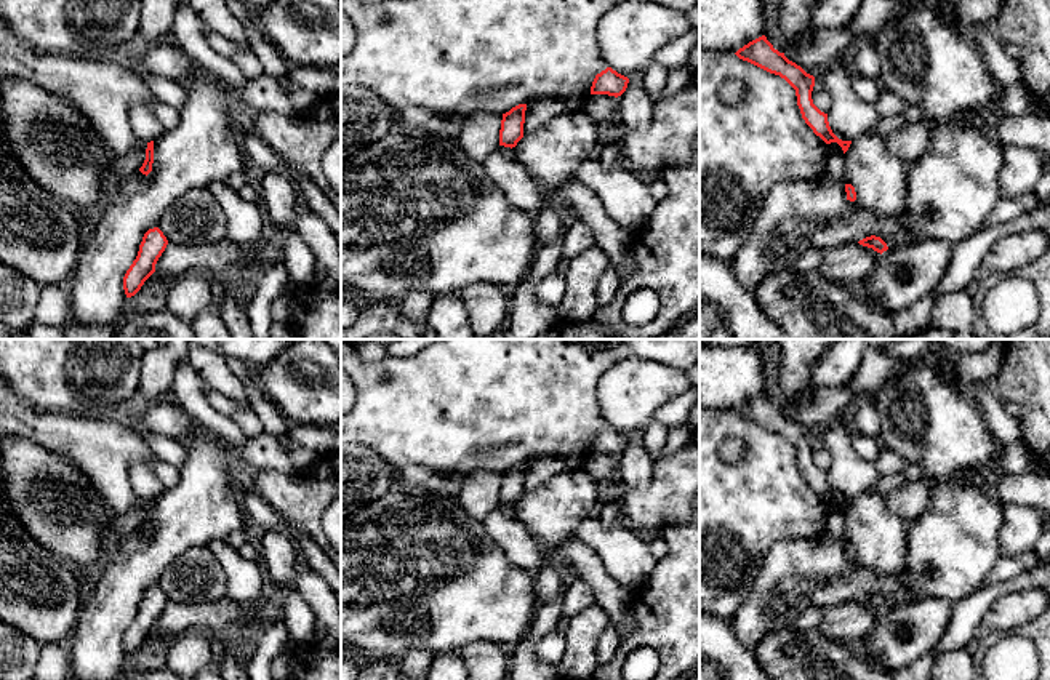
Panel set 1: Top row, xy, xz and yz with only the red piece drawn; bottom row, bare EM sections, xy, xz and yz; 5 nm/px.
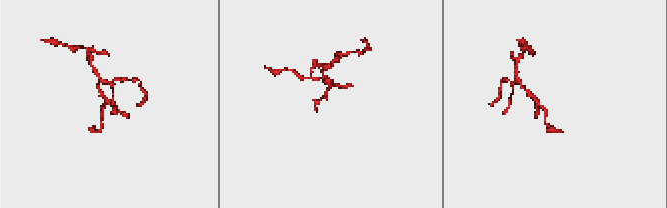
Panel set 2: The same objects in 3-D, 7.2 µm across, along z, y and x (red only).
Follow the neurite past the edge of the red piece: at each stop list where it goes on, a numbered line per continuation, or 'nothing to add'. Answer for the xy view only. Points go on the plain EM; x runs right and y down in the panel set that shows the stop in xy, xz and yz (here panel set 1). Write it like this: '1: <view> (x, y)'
nothing to add

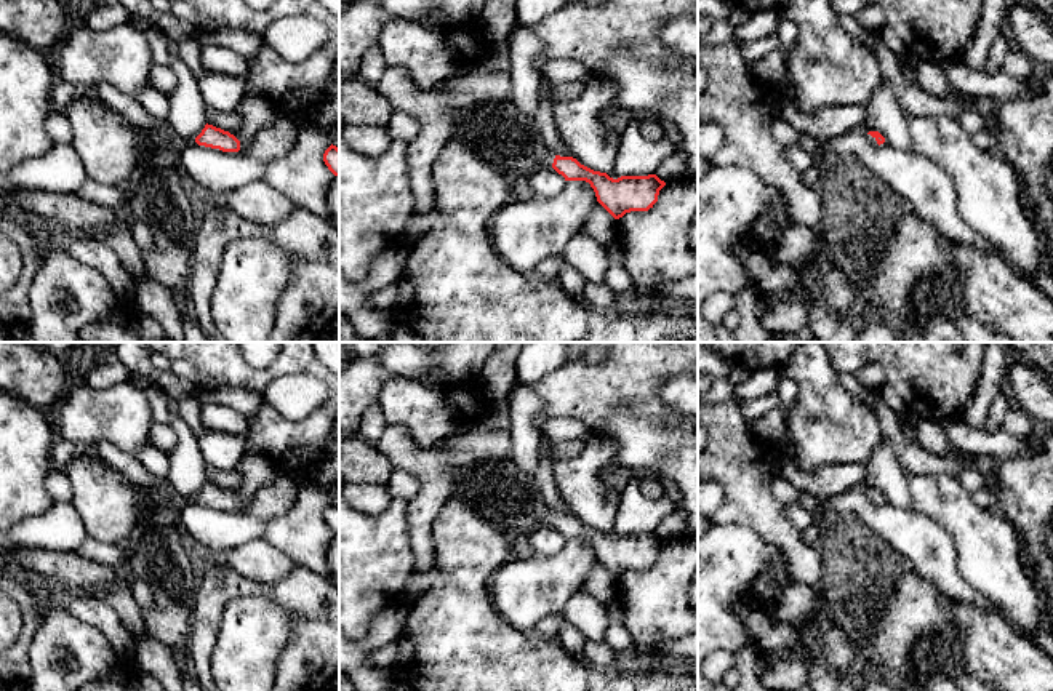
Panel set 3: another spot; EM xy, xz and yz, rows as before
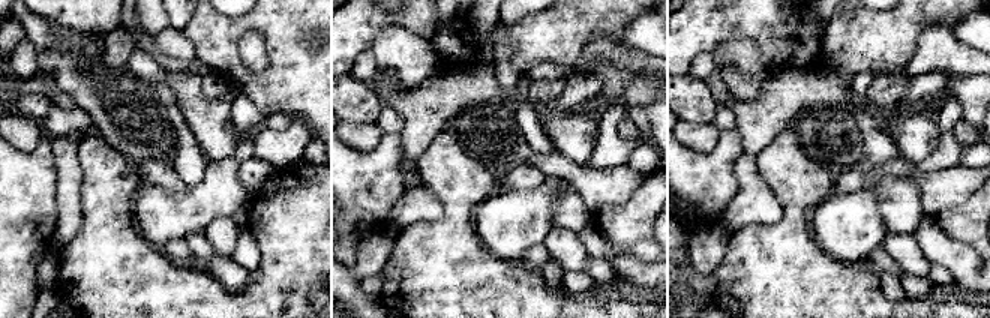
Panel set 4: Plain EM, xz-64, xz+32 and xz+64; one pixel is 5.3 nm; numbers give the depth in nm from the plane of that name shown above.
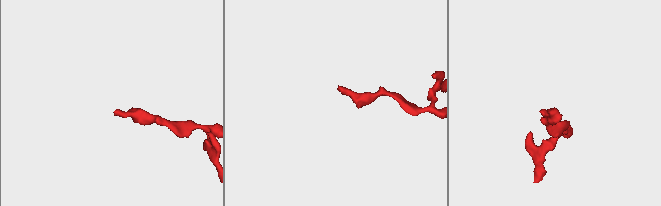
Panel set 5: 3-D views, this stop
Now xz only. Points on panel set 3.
1: xz (500, 491)

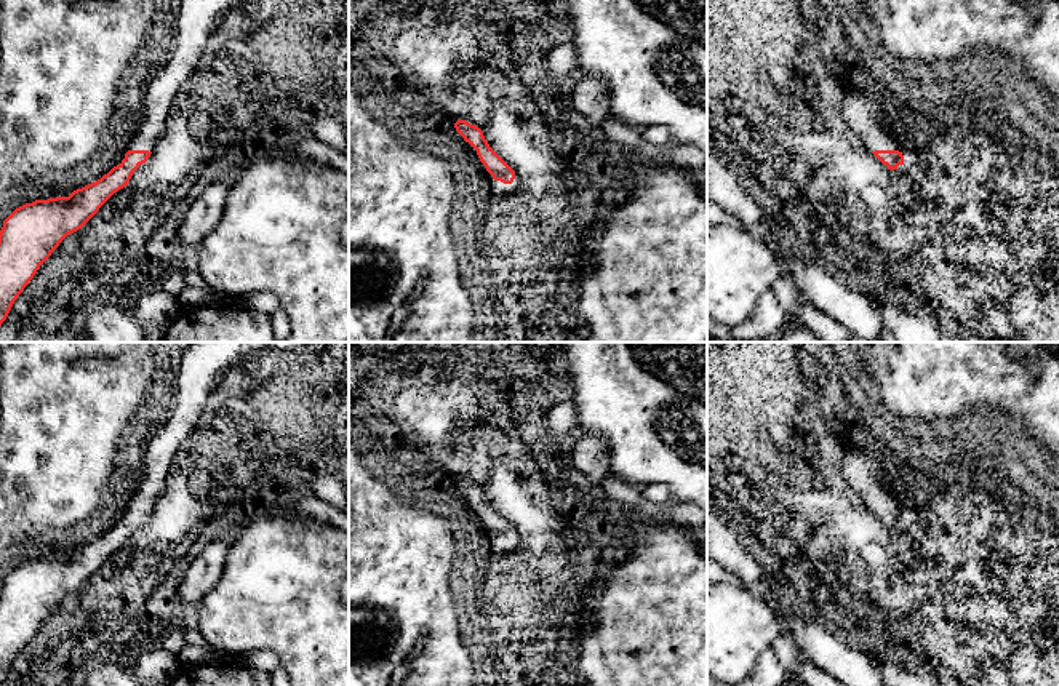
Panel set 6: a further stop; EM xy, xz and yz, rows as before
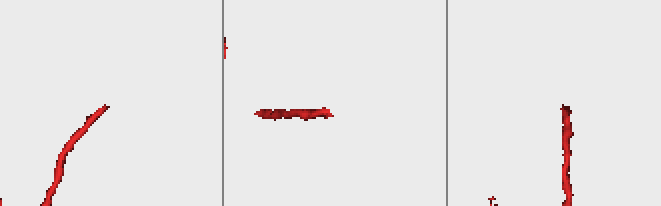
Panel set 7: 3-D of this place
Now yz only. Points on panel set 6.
1: yz (883, 467)

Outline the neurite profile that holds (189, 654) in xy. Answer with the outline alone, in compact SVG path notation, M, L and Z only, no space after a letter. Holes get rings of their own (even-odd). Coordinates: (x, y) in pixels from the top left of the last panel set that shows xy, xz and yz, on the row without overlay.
M186 644L179 651L178 659L182 665L219 664L229 660L227 656L219 651L208 651L192 644Z

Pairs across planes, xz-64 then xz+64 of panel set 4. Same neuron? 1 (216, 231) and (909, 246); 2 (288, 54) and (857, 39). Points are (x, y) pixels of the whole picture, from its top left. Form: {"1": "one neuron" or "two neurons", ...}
{"1": "one neuron", "2": "one neuron"}

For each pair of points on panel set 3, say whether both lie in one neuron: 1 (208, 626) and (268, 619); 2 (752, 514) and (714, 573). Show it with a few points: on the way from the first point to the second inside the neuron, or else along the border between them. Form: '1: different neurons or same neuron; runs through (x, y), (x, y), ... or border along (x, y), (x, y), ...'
1: different neurons; border along (245, 595), (236, 597), (226, 607), (212, 661)
2: different neurons; border along (725, 522), (746, 525), (778, 546)

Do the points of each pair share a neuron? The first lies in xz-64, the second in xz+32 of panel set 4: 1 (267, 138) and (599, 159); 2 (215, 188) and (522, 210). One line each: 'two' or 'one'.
1: one
2: one

